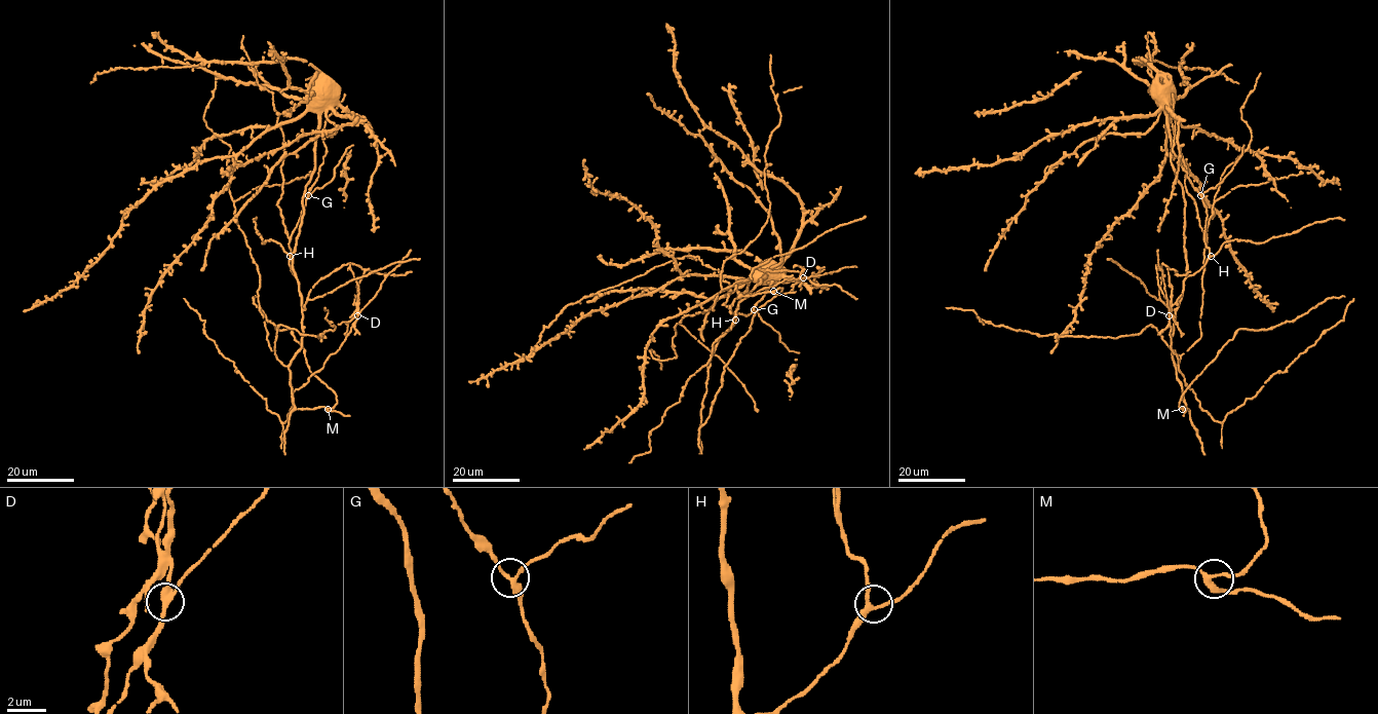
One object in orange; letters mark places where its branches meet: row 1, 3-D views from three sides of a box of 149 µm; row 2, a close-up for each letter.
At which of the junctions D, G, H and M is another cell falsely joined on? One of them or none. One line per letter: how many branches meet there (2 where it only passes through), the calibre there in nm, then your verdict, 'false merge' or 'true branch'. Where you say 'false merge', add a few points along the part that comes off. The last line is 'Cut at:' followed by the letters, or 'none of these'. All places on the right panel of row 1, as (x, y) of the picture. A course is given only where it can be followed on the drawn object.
D: 3 branches meet; 220 nm thick; false merge; foreign part runs (1170, 315), (1170, 302), (1158, 285), (1156, 265)
G: 3 branches meet; 220 nm thick; true branch
H: 3 branches meet; 240 nm thick; true branch
M: 3 branches meet; 240 nm thick; true branch
Cut at: D

